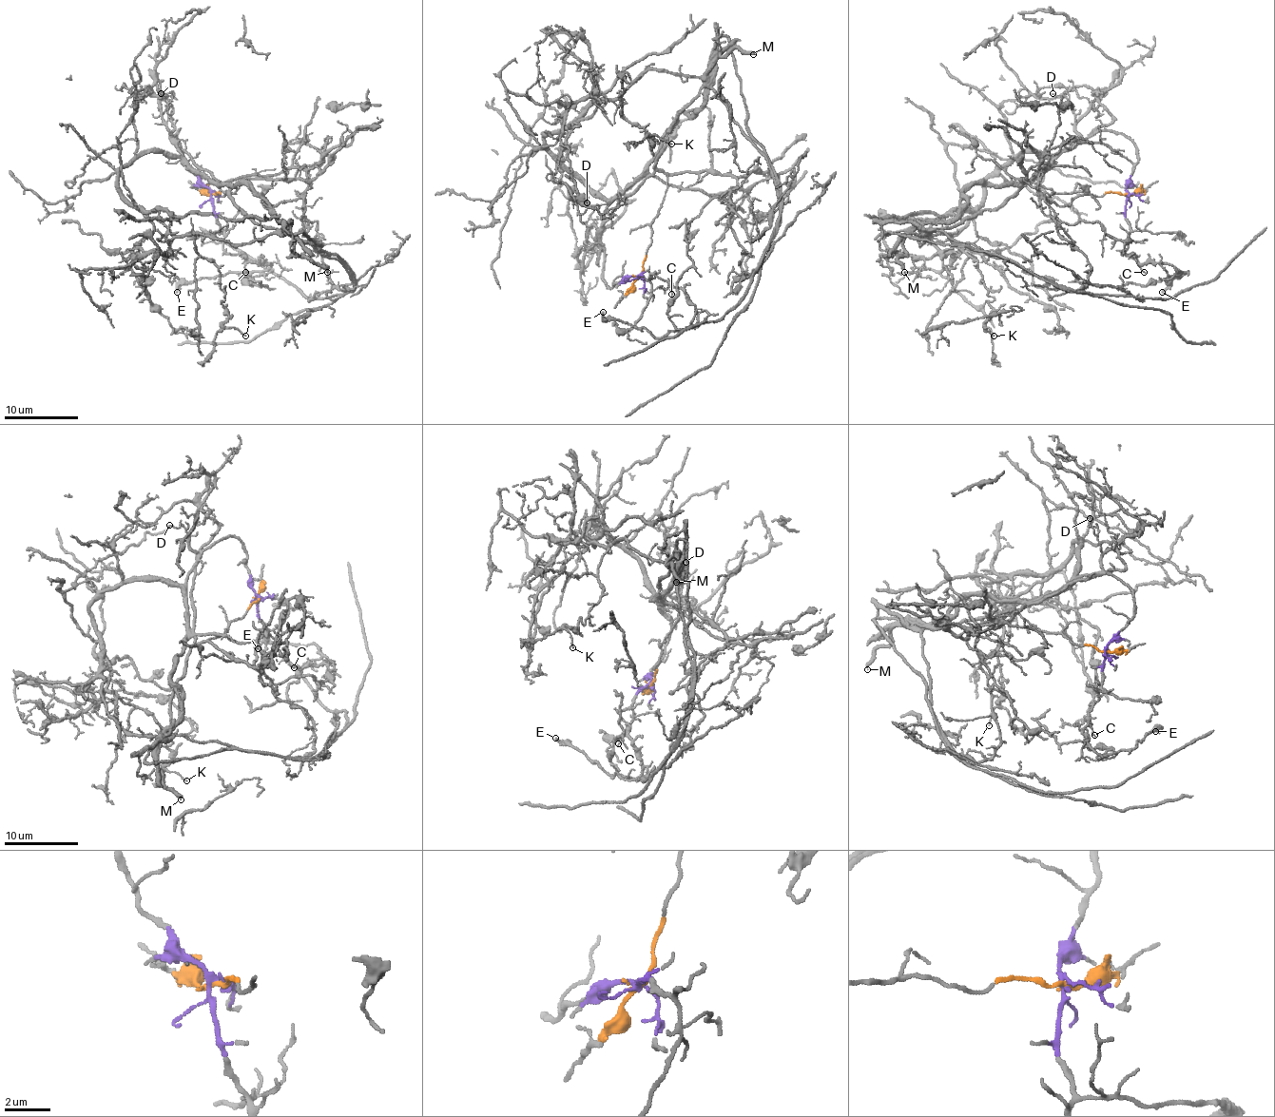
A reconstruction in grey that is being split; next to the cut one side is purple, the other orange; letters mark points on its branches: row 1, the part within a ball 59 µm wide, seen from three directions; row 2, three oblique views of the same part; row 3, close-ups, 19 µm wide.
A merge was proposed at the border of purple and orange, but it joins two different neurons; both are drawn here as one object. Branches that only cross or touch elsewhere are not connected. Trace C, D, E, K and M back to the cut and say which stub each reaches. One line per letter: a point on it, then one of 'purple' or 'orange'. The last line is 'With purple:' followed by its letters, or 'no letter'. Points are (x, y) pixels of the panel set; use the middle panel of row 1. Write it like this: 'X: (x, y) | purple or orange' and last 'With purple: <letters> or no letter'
C: (671, 294) | purple
D: (587, 202) | purple
E: (603, 312) | purple
K: (671, 144) | orange
M: (753, 54) | orange
With purple: C, D, E

